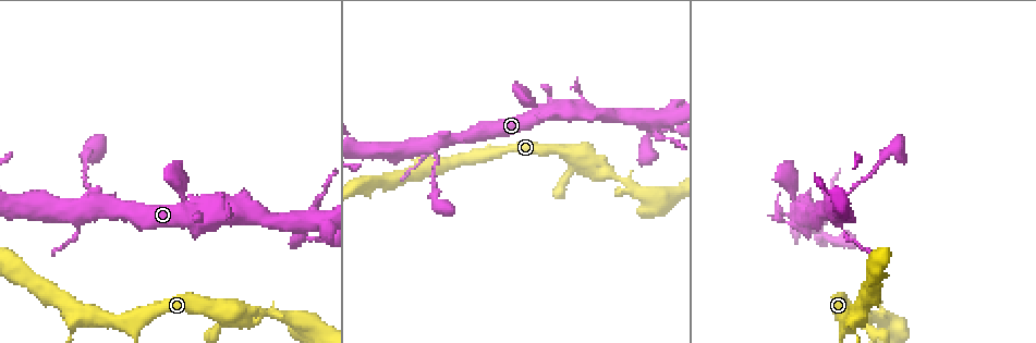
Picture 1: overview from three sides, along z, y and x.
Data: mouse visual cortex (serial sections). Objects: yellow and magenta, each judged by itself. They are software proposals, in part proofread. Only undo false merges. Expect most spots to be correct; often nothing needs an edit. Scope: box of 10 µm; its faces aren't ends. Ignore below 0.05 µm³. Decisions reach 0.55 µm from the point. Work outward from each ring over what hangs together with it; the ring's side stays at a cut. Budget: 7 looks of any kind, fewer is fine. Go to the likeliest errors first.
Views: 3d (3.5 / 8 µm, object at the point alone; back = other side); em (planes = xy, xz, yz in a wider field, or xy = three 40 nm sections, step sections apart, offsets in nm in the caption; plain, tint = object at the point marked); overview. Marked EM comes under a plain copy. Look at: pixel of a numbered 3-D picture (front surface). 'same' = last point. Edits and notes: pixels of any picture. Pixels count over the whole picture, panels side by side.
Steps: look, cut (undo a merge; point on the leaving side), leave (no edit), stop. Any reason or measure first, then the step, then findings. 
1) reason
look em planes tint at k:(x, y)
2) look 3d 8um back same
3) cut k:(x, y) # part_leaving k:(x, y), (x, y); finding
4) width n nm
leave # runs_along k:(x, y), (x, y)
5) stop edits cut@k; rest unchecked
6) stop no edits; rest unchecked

look 3d 3.5um at 1:(486, 155)

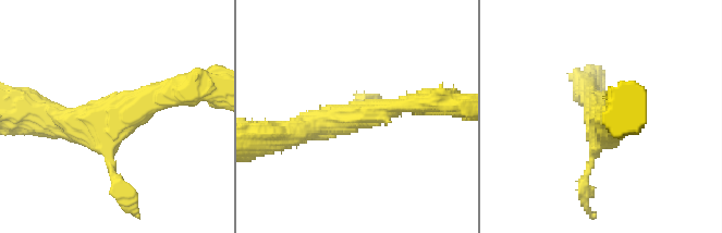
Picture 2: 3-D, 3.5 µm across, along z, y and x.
arms 3; arm_widths 100, 250, 350 nm
look em planes tint at 2:(352, 115)

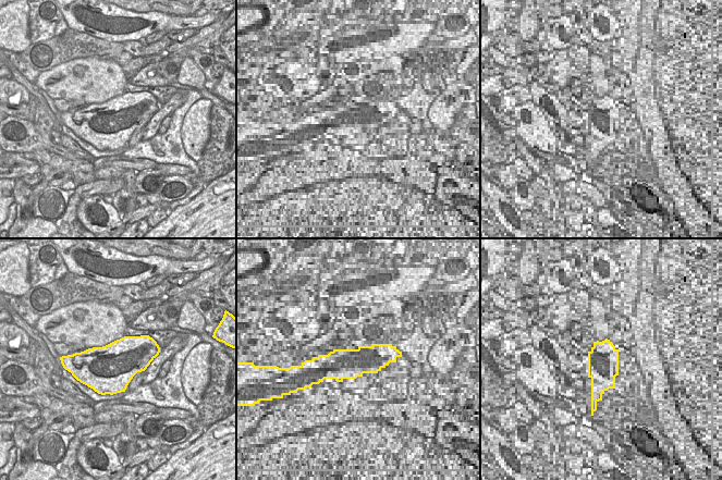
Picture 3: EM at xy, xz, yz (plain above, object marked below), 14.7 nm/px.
leave # runs_along 2:(418, 102), (314, 122), (284, 136); all the same cell

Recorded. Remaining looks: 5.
sharp bend
look 3d 3.5um at 1:(546, 111)

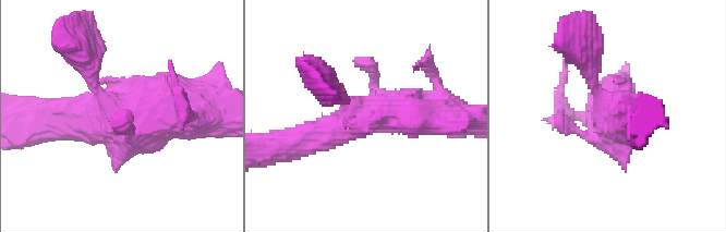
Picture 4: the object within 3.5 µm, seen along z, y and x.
look em planes tint at 4:(122, 137)

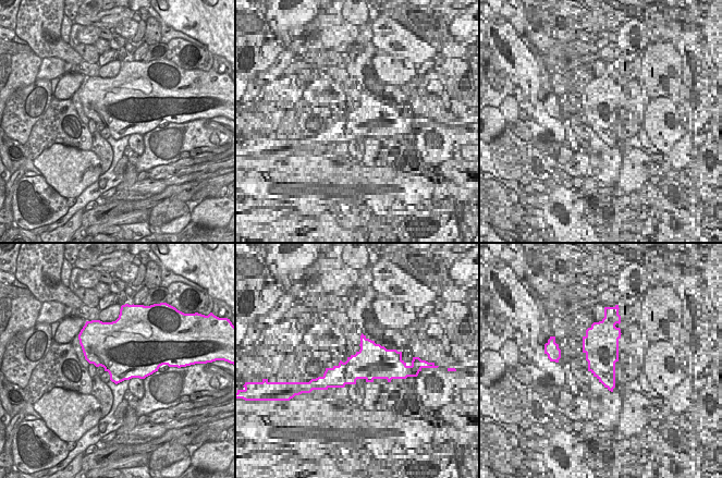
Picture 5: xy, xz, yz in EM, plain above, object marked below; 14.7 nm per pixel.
width 800 nm
leave # runs_along 4:(67, 117), (120, 117), (120, 167); one cell here

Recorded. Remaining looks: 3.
a narrow waist
look 3d 8um at 1:(297, 226)

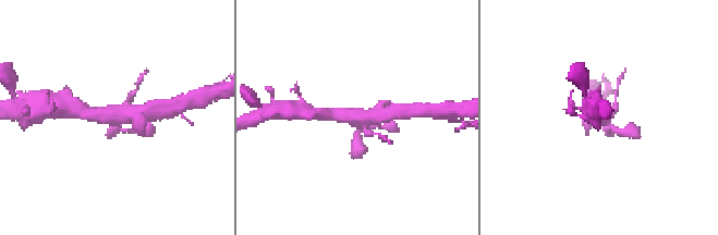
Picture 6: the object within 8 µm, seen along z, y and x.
look 3d 3.5um same

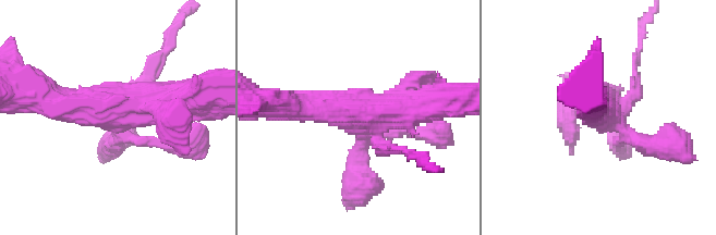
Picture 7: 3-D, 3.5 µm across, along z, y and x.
look em xy step 3 tint at 7:(363, 127)

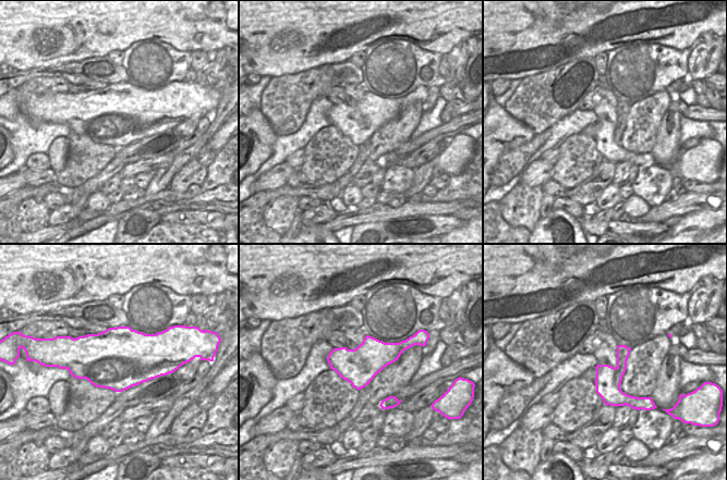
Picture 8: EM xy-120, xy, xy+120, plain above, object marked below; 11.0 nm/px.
leave # runs_along 7:(52, 101), (125, 106), (193, 95); one cell here

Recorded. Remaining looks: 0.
stop no edits; rest unchecked

